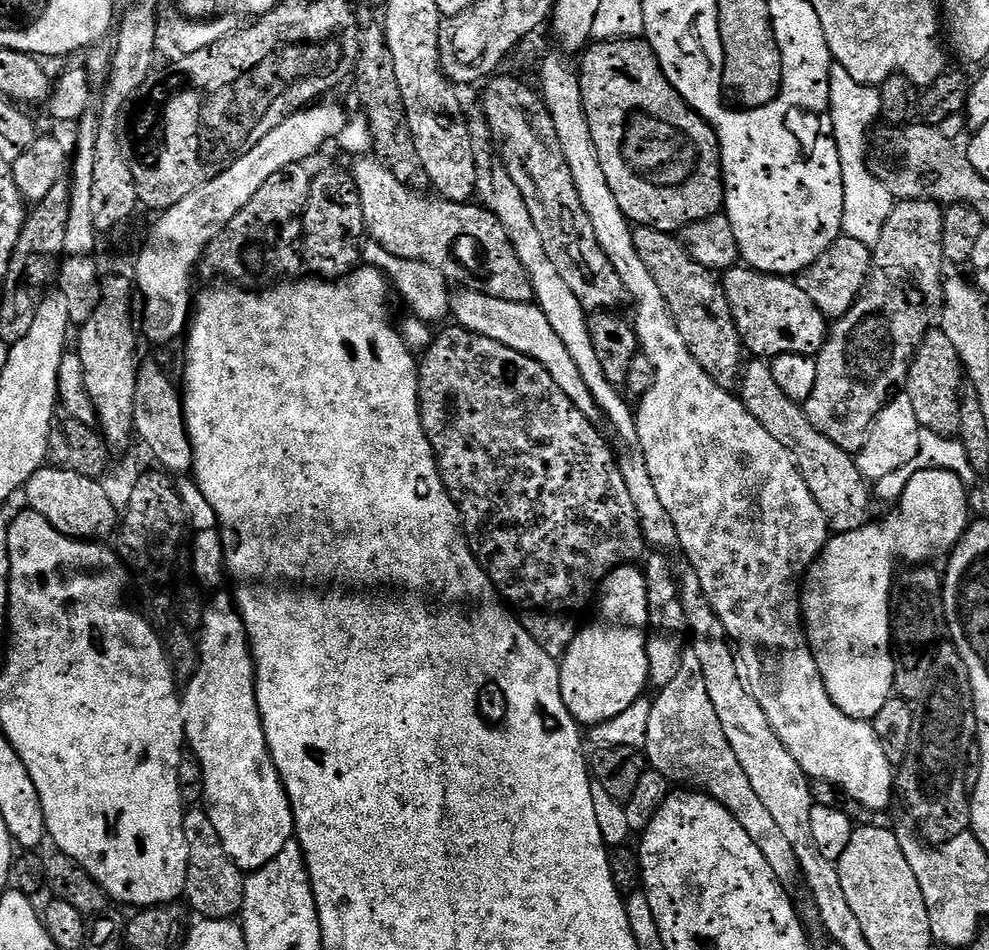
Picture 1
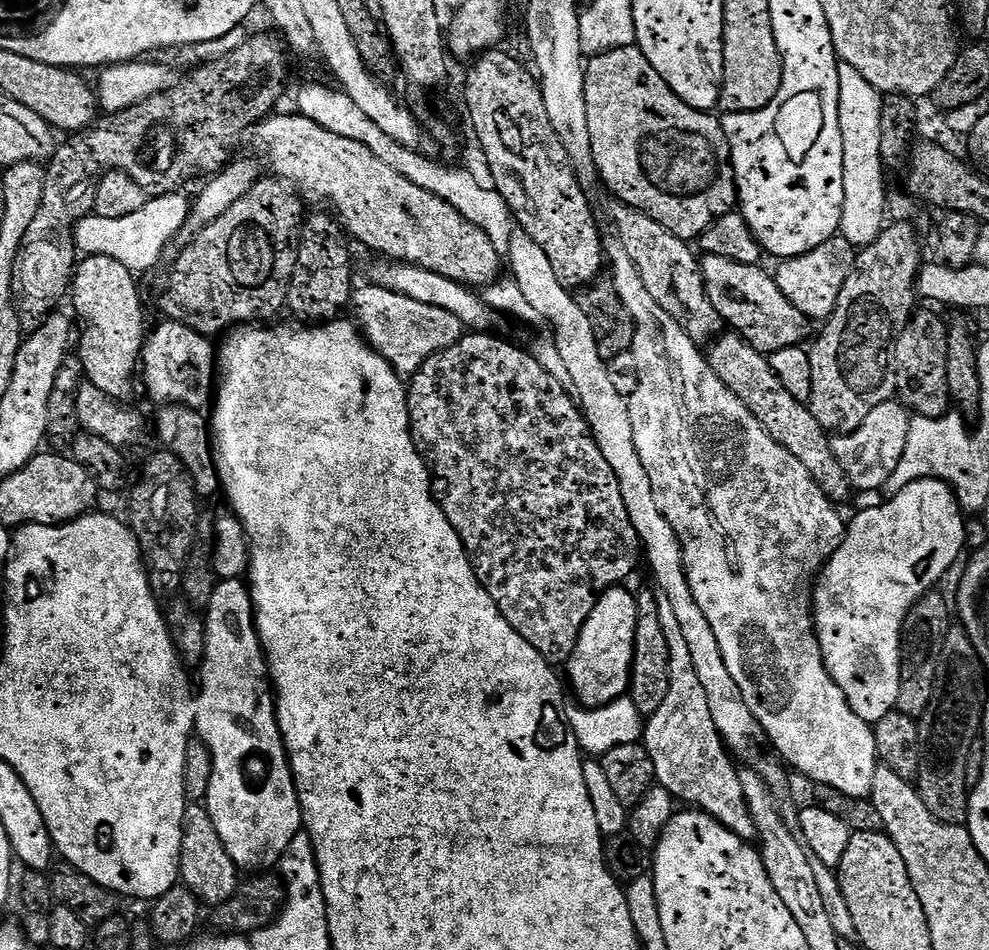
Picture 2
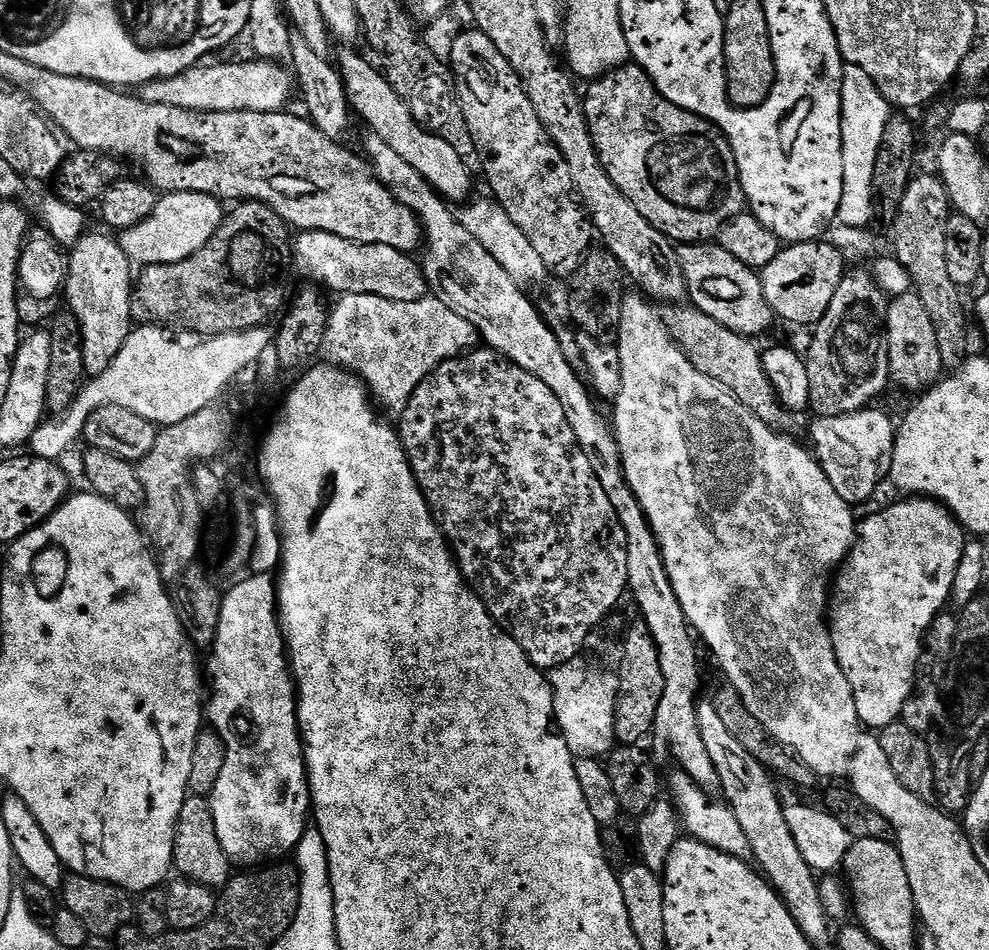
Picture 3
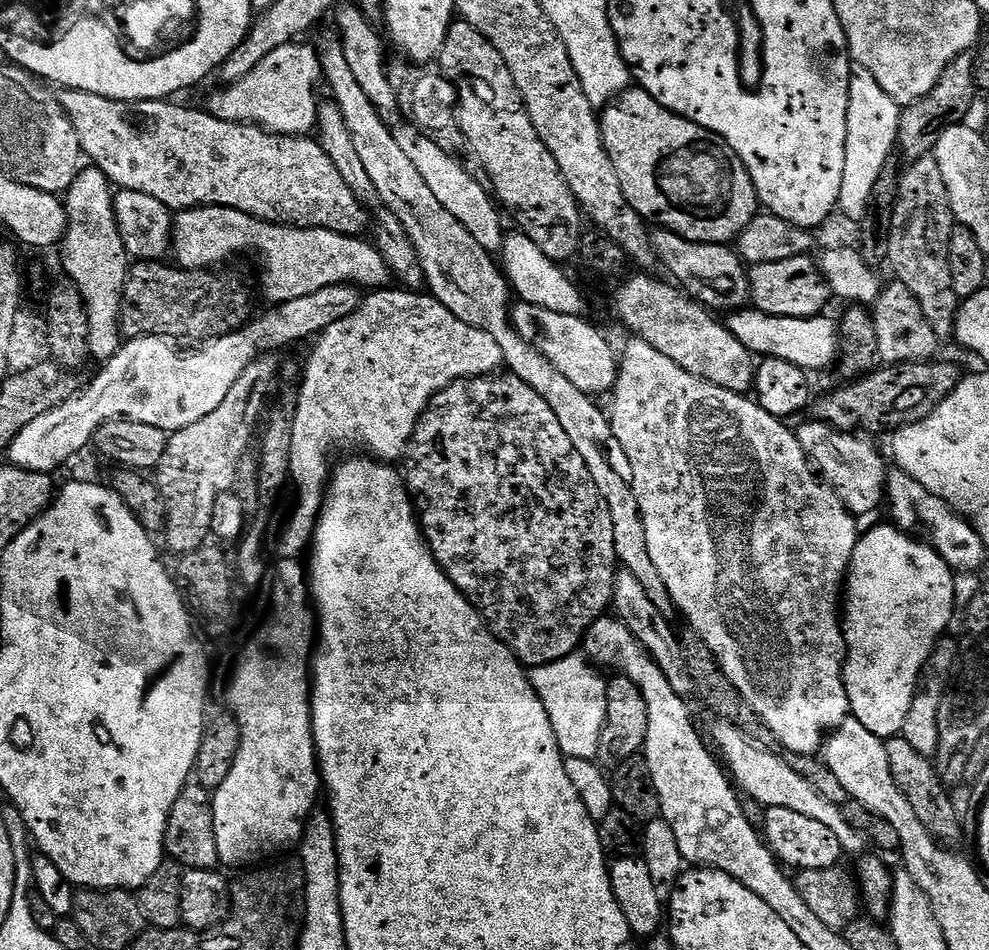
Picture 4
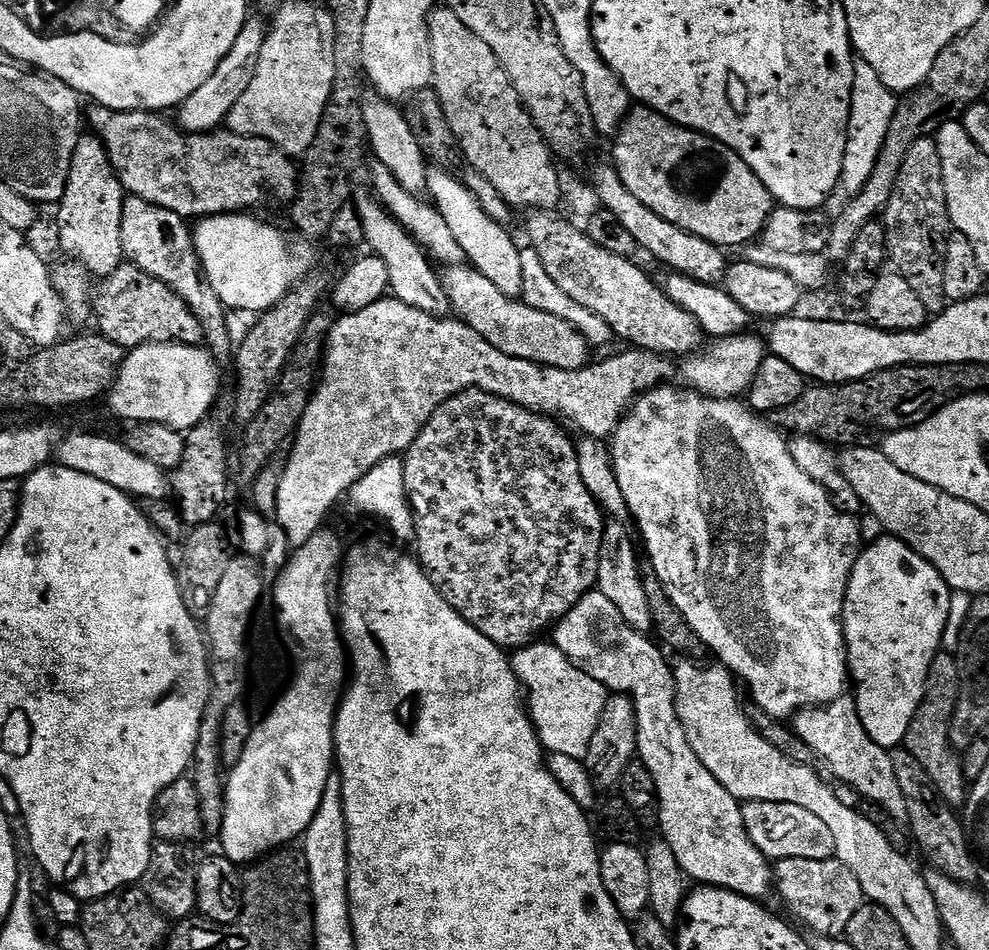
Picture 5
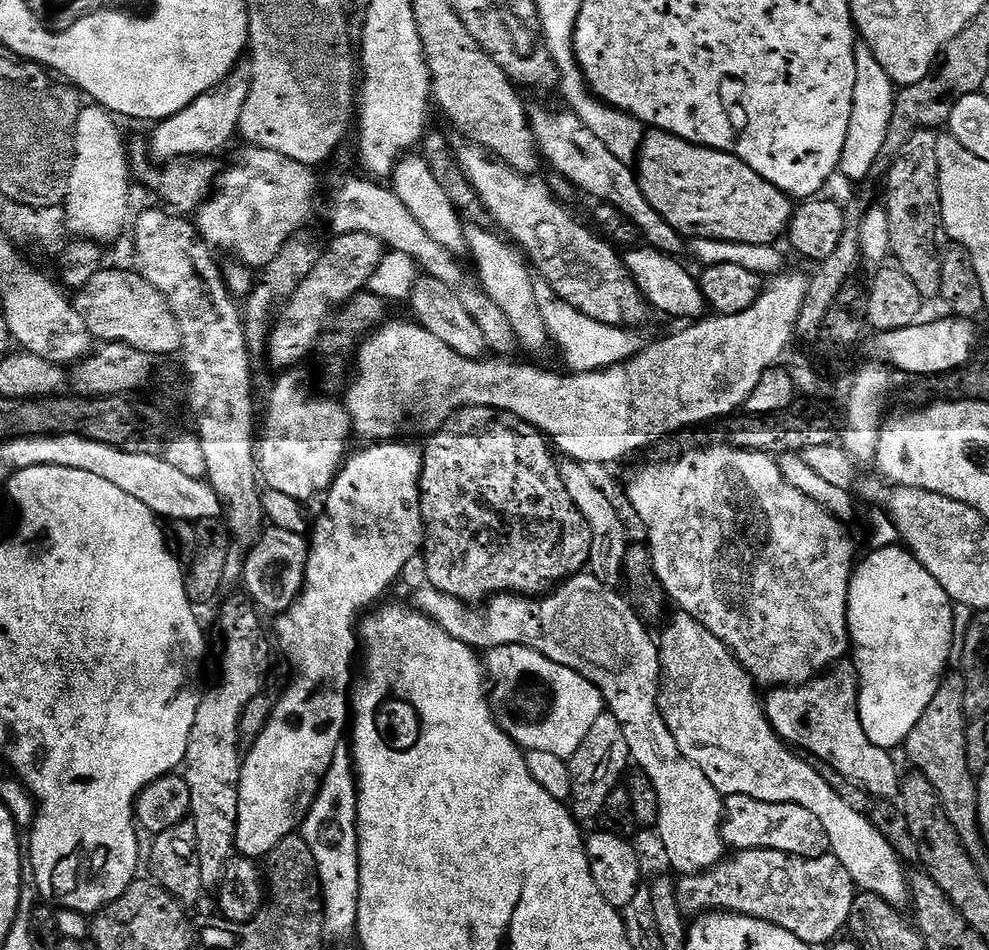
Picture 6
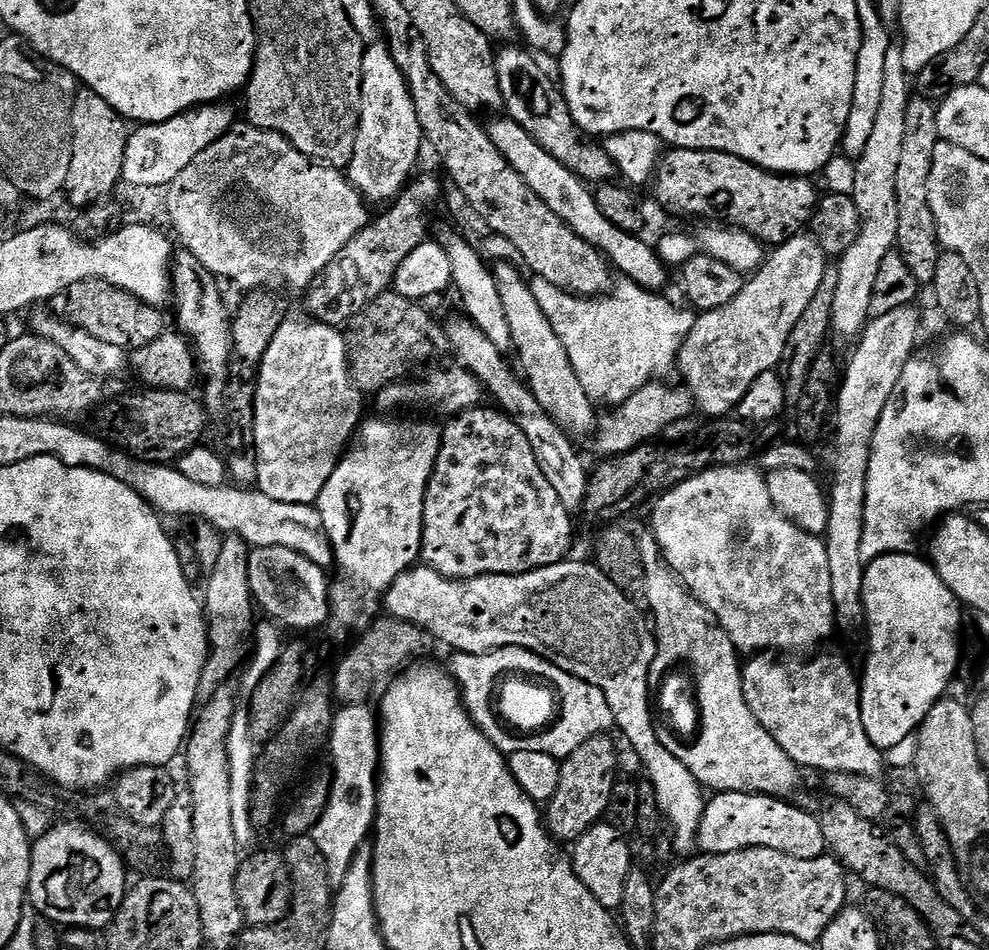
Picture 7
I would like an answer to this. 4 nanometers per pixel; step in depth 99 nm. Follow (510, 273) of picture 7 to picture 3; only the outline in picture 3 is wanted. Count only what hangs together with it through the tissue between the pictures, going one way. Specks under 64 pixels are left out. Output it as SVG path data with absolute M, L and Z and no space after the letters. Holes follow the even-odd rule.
M348 46L341 47L340 64L338 62L338 71L344 80L351 111L355 115L357 112L368 123L371 135L382 138L382 142L386 142L386 146L390 146L394 154L399 154L406 162L410 162L410 166L414 166L414 170L418 170L418 174L422 174L422 178L445 201L467 201L473 195L472 176L468 173L468 164L460 157L459 150L450 141L443 140L440 137L443 135L423 128L406 106L406 102L394 90L394 86L390 86L379 67L367 55L359 56L352 51L356 50Z

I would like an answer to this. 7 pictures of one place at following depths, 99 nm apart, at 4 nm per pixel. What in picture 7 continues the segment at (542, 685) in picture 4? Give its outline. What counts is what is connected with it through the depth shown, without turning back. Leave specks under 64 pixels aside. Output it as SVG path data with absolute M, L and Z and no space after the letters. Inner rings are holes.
M495 648L492 652L483 654L478 652L456 652L453 655L450 675L458 685L462 693L464 707L472 716L478 727L490 738L490 742L498 751L505 754L514 753L518 750L530 750L536 748L538 754L550 754L557 758L563 758L574 754L582 742L586 742L595 736L611 733L614 728L610 702L606 702L606 694L598 686L590 682L580 680L572 676L566 670L562 670L551 660L545 660L536 652L530 654L530 664L526 666L526 672L540 672L540 676L548 676L552 684L560 684L560 696L564 696L564 720L560 720L560 728L556 732L548 732L548 736L524 736L524 740L512 740L512 736L504 736L492 716L488 713L488 691L492 689L492 679L504 672L504 648Z

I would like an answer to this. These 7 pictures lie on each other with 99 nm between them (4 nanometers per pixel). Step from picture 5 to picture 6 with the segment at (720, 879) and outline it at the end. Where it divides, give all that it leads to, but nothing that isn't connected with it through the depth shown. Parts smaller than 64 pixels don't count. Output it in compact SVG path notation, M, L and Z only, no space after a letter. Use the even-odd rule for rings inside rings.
M577 574L565 580L555 590L541 595L539 598L521 596L519 594L501 594L491 597L486 606L479 612L479 607L465 604L450 594L439 592L431 586L416 596L415 607L430 617L438 626L454 638L466 642L477 650L491 650L521 644L533 648L538 654L550 658L550 662L558 662L558 666L566 666L576 672L581 681L597 688L604 695L607 711L618 718L618 726L622 726L622 734L626 734L628 755L635 767L650 778L654 790L658 794L660 807L660 844L664 847L664 856L672 863L671 871L680 876L693 876L696 872L704 872L719 864L726 856L724 842L724 801L715 786L678 750L678 742L674 742L674 734L666 726L660 713L658 697L660 697L660 650L654 636L643 620L636 615L632 605L615 587L591 574Z

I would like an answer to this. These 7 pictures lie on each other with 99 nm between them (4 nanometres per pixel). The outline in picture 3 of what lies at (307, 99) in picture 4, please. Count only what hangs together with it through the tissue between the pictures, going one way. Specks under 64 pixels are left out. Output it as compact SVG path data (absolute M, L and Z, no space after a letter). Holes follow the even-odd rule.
M251 59L245 64L205 63L165 80L151 80L139 89L138 96L148 104L178 106L195 112L285 111L289 107L288 99L294 96L294 80L289 69L270 60Z

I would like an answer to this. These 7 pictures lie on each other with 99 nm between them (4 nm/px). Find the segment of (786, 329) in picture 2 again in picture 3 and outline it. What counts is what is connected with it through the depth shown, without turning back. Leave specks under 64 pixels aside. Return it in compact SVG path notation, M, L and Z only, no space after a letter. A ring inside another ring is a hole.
M718 242L681 244L676 253L686 278L691 307L702 310L702 314L714 318L714 322L722 322L722 326L734 330L739 336L757 338L771 330L774 313L762 290L757 269L742 266L742 262L738 262L734 254L722 250Z

